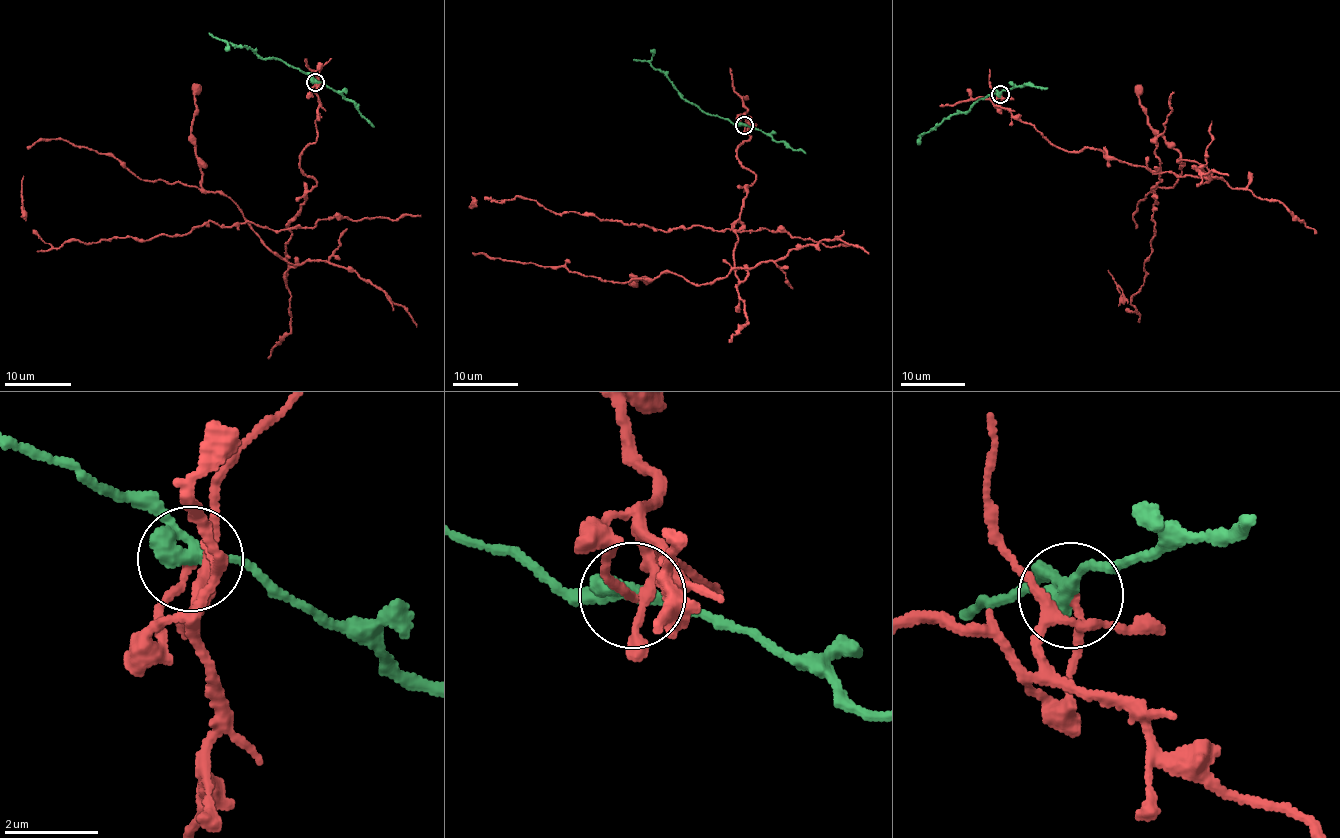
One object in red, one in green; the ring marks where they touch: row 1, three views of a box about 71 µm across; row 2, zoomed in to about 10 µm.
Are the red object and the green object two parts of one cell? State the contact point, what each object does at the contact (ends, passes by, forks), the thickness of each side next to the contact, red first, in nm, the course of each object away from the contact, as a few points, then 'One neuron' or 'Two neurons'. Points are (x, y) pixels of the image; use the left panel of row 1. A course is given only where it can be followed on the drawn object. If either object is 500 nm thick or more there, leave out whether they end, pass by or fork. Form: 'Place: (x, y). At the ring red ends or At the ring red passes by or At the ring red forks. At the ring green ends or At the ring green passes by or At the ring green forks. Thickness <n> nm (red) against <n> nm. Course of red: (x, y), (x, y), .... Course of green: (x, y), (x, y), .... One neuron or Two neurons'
Place: (315, 82). At the ring red ends. At the ring green passes by. Thickness 130 nm (red) against 360 nm. Course of red: (316, 82), (316, 139), (300, 157), (315, 186), (282, 257), (221, 192), (140, 179), (64, 139), (27, 150). Course of green: (316, 82), (309, 74), (274, 59), (263, 58), (248, 46), (211, 37), (208, 32). Two neurons

